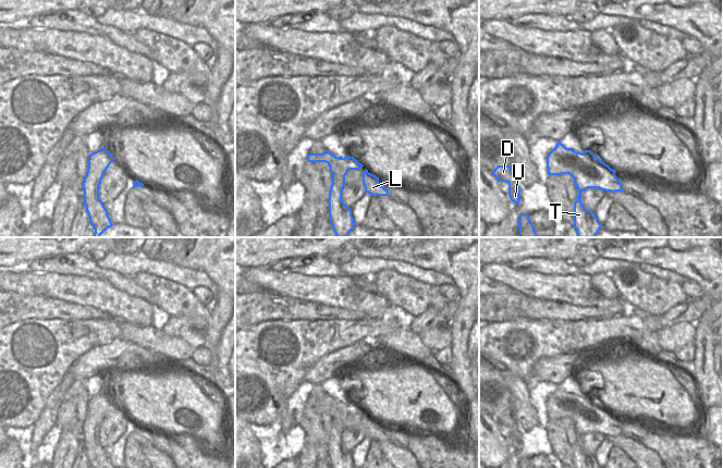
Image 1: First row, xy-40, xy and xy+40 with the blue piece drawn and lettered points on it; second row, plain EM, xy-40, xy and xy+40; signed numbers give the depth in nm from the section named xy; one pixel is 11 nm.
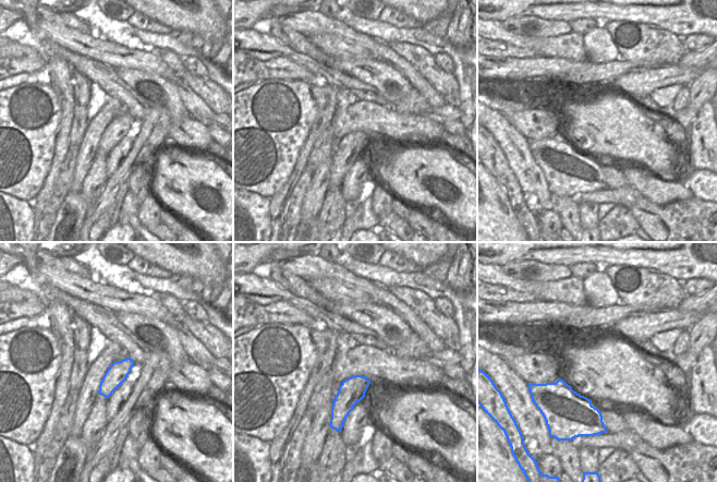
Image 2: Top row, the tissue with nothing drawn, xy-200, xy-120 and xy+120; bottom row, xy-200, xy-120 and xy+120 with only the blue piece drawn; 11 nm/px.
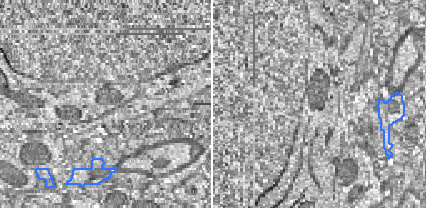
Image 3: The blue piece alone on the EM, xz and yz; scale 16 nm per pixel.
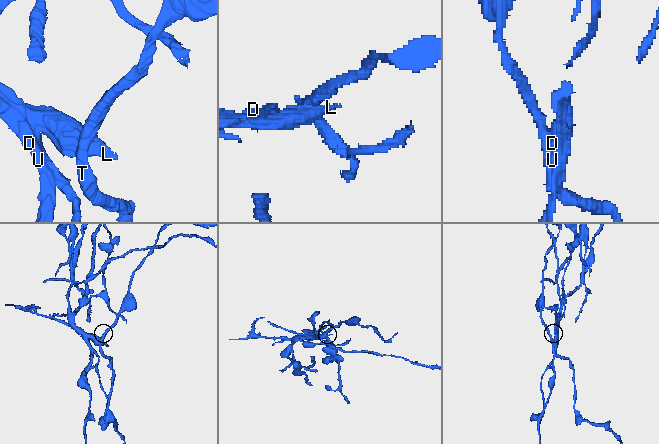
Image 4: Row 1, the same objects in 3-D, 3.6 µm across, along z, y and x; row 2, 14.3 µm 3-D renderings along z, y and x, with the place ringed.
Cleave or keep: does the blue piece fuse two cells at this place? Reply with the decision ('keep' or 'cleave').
cleave

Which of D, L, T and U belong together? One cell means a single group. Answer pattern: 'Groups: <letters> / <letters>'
Groups: D L U / T.

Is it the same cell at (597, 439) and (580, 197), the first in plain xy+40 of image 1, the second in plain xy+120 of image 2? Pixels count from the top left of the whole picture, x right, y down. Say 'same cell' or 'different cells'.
different cells

